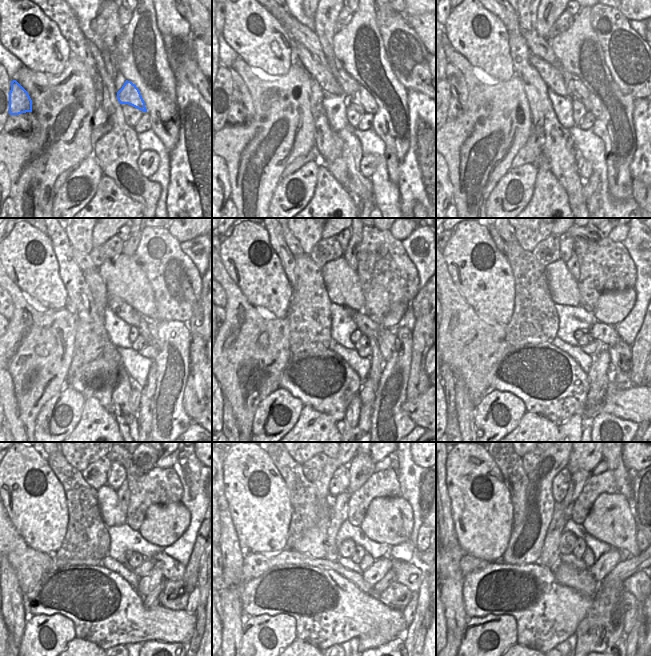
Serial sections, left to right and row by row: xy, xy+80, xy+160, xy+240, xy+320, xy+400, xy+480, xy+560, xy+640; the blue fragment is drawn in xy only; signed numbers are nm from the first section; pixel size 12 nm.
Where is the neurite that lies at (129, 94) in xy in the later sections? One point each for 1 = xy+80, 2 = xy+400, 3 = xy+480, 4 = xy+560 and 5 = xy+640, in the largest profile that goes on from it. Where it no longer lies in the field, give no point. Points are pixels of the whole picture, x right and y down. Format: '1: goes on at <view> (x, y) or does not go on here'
1: goes on at xy+80 (361, 96)
2: goes on at xy+400 (620, 355)
3: goes on at xy+480 (174, 596)
4: goes on at xy+560 (397, 596)
5: goes on at xy+640 (628, 600)

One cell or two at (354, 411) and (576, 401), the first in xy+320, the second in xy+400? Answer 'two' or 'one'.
two

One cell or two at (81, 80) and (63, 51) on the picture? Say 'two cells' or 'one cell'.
two cells

